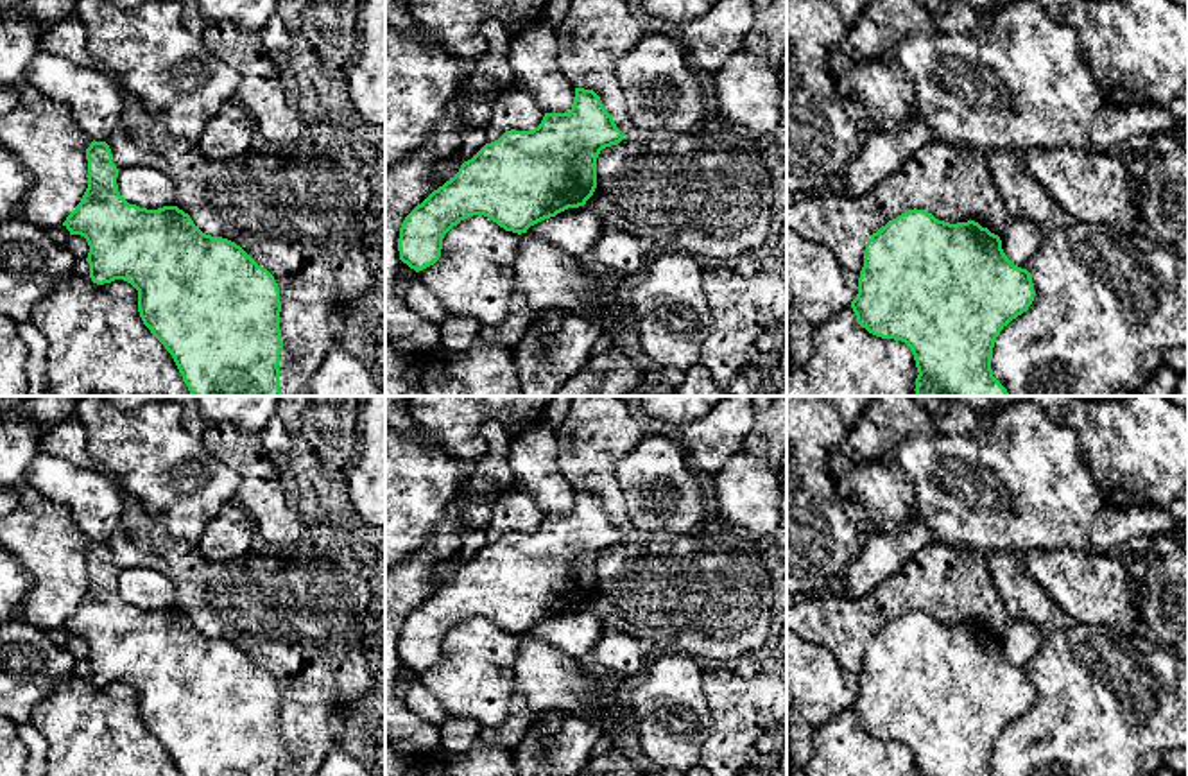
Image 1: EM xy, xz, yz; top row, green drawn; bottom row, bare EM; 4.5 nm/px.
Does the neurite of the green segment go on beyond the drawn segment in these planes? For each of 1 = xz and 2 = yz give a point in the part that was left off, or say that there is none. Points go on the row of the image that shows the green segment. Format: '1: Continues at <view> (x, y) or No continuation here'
1: No continuation here
2: No continuation here

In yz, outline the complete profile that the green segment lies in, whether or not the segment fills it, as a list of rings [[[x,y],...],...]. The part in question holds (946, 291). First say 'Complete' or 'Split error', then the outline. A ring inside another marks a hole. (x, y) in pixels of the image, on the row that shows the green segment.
Complete. [[[908,210],[882,226],[865,244],[858,294],[851,301],[857,323],[882,339],[905,342],[916,360],[916,396],[1009,396],[993,376],[991,357],[1000,332],[1029,310],[1036,296],[1030,272],[1014,265],[998,235],[975,220],[950,224],[925,210]]]

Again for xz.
Complete. [[[575,88],[568,113],[545,113],[532,131],[505,131],[486,143],[459,172],[418,204],[400,228],[400,260],[416,272],[434,265],[444,235],[461,220],[484,215],[505,231],[527,233],[545,219],[584,206],[597,188],[597,158],[602,149],[624,140],[613,116],[593,90]]]

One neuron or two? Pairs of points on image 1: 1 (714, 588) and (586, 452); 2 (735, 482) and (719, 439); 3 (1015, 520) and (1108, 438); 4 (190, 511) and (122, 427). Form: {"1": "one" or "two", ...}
{"1": "one", "2": "two", "3": "two", "4": "one"}

